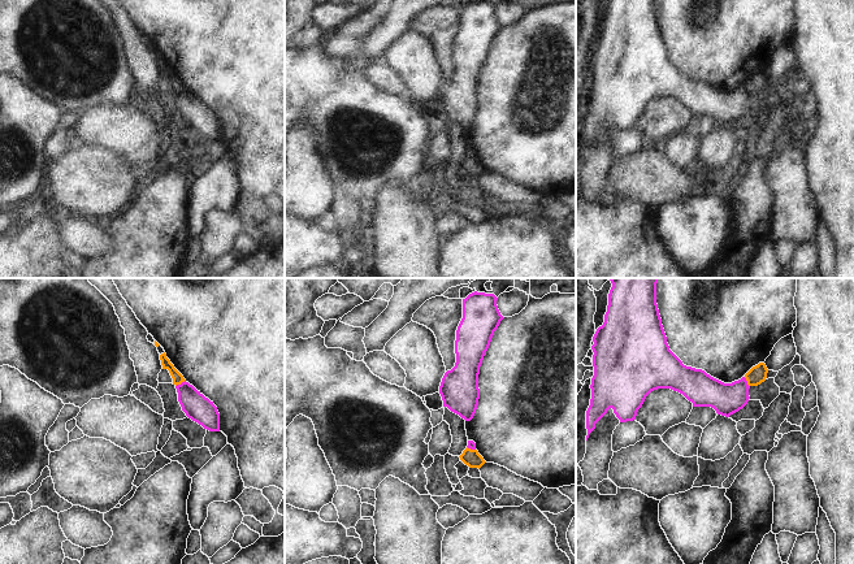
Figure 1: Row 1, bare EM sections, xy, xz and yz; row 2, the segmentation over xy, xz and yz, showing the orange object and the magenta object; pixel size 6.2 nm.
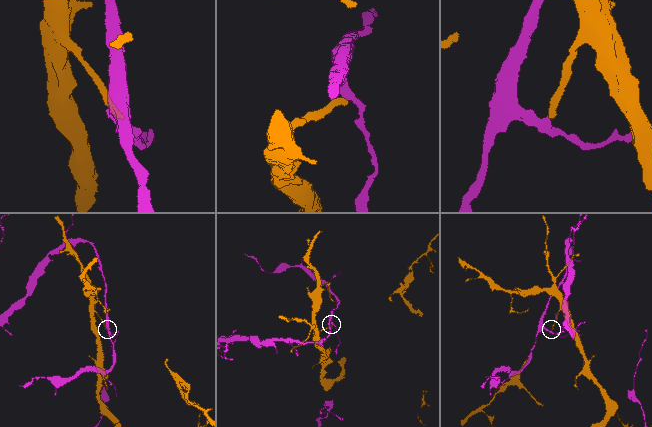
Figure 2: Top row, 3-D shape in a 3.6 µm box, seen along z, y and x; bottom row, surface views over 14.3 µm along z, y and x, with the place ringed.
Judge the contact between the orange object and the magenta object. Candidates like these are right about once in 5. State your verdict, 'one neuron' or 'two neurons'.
two neurons

